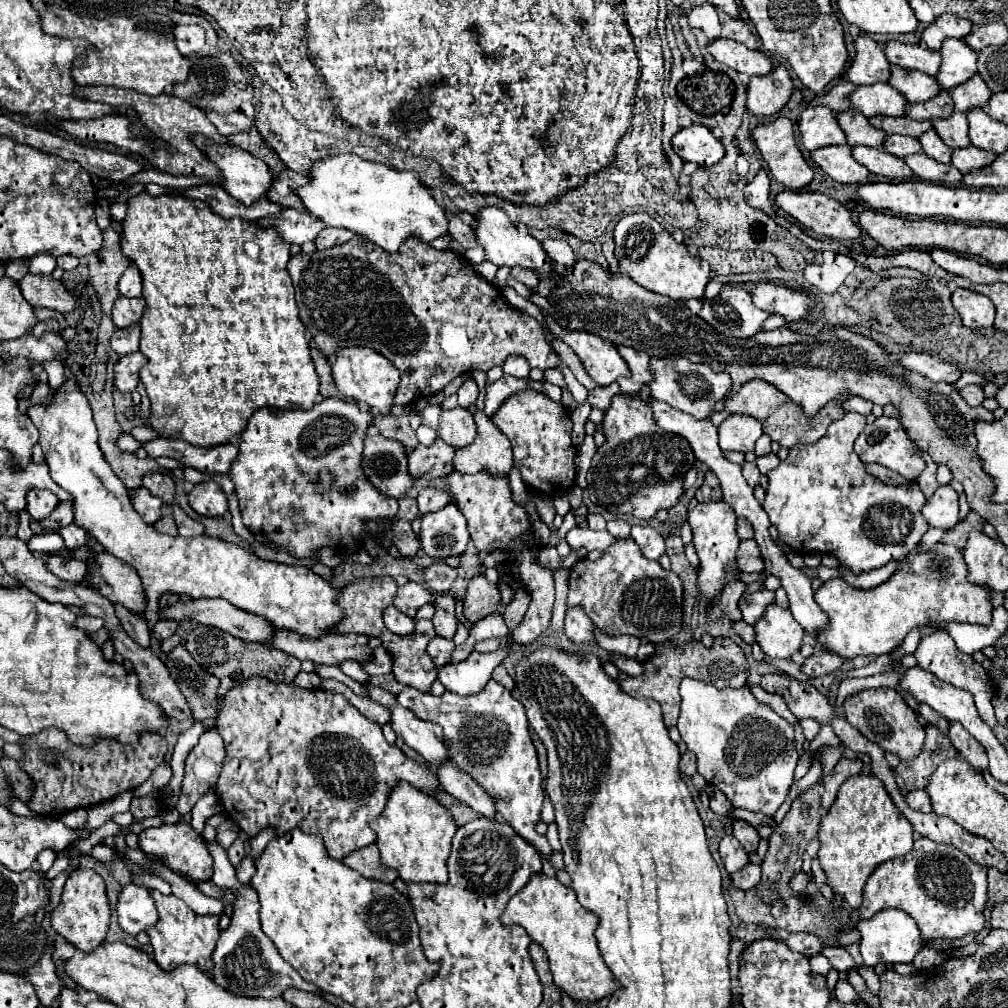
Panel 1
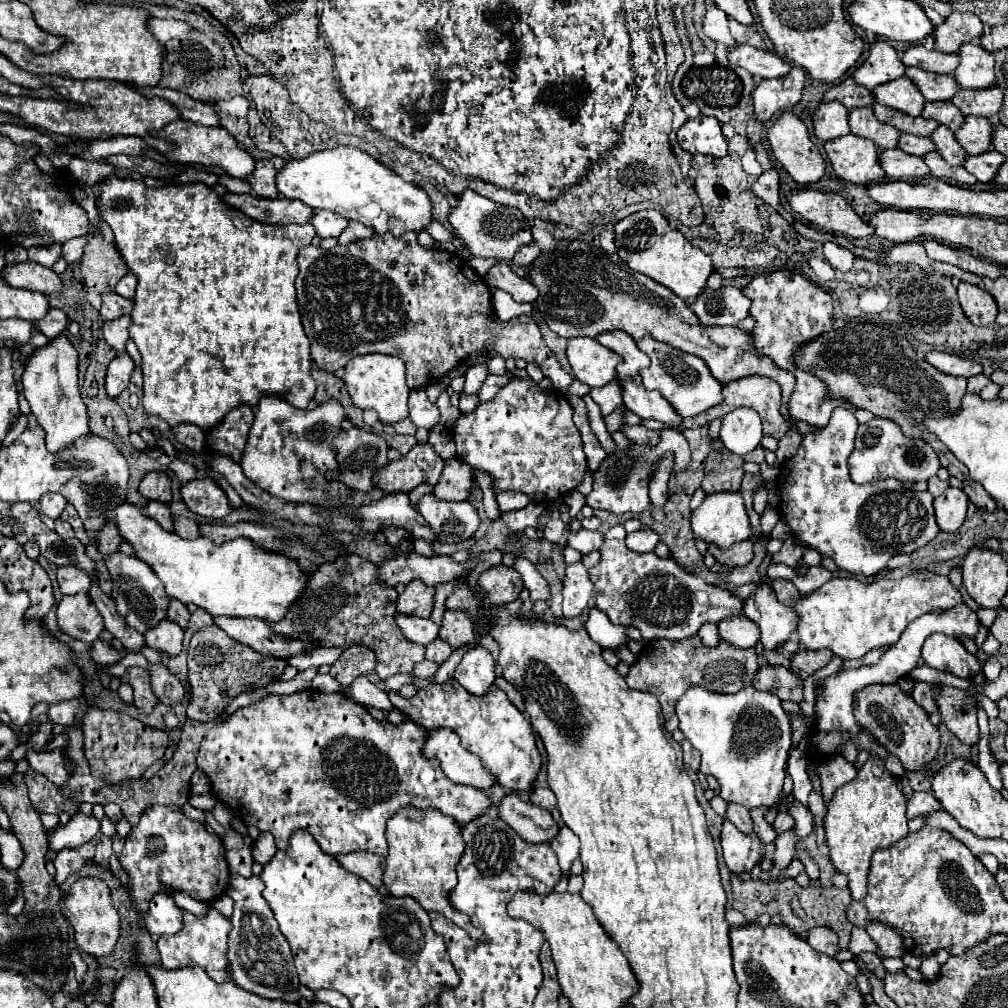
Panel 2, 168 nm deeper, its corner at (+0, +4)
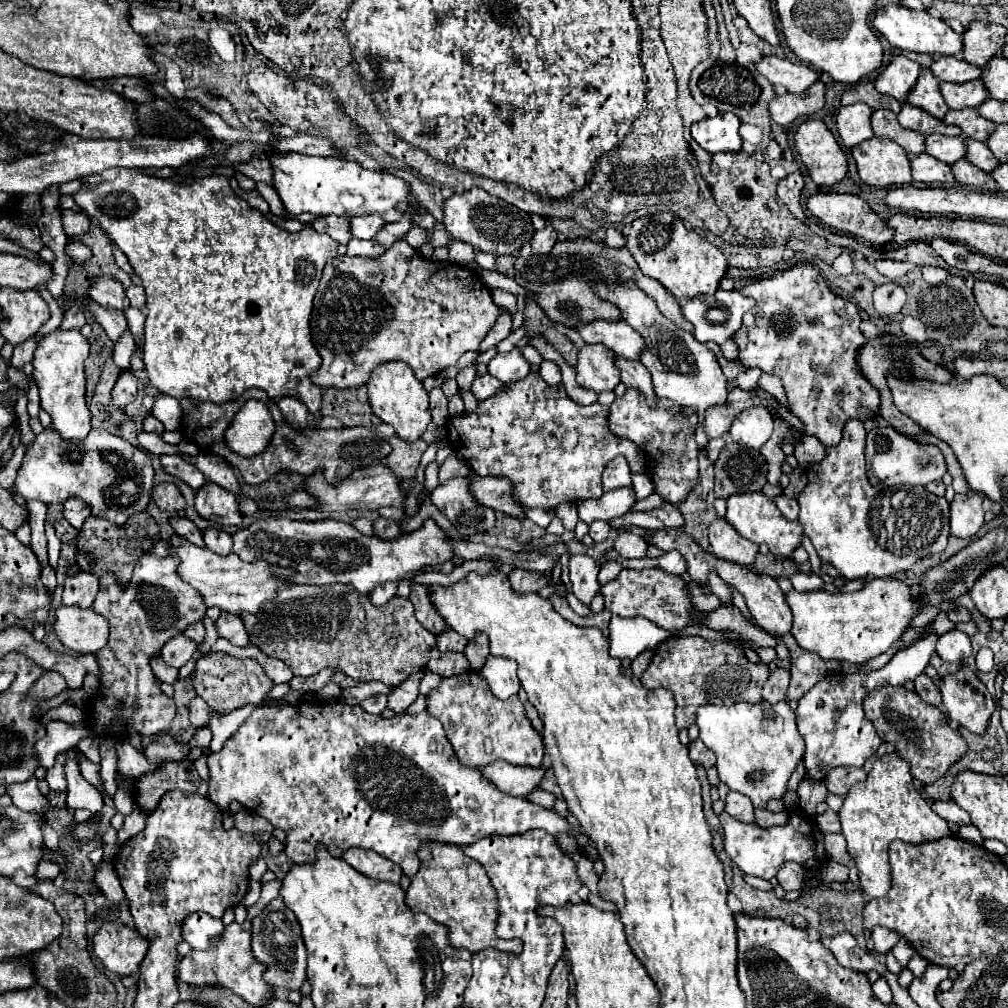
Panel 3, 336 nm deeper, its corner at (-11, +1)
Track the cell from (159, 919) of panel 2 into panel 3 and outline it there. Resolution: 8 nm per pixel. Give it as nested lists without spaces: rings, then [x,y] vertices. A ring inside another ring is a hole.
[[[191,914],[191,918],[183,922],[183,940],[195,950],[209,950],[215,942],[219,942],[223,928],[223,922],[211,918],[209,914]]]

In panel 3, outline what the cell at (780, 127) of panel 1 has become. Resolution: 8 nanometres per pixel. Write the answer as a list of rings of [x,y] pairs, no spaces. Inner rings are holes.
[[[807,120],[795,134],[795,148],[817,186],[833,186],[843,180],[849,162],[823,120]]]

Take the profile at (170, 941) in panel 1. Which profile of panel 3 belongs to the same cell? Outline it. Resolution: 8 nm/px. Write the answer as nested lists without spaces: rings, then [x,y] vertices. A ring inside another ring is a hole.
[[[237,922],[225,926],[223,938],[215,946],[215,950],[197,952],[193,950],[189,956],[185,956],[179,964],[179,980],[187,982],[195,988],[207,988],[207,986],[219,986],[229,988],[235,994],[239,994],[245,1002],[253,1006],[265,1006],[273,998],[273,988],[263,980],[267,966],[263,966],[259,960],[255,960],[251,952],[251,930],[247,926],[241,926]]]

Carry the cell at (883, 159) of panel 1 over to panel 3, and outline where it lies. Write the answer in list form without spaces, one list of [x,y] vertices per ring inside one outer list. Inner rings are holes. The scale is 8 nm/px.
[[[919,154],[911,160],[911,168],[913,168],[913,180],[915,182],[923,182],[923,184],[947,184],[947,186],[953,186],[957,184],[953,172],[951,172],[951,166],[929,156],[929,154]]]

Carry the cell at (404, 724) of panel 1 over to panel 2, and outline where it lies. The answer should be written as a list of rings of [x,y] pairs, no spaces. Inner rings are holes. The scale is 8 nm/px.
[[[446,727],[428,729],[422,753],[428,759],[438,759],[446,777],[452,779],[454,783],[470,785],[476,789],[488,789],[494,785],[492,775],[488,775],[488,771],[484,771],[482,763],[480,763],[480,759],[476,759],[476,755],[472,755],[472,753],[464,751],[464,747],[460,747],[460,739],[456,737],[456,733],[452,729],[446,729]]]

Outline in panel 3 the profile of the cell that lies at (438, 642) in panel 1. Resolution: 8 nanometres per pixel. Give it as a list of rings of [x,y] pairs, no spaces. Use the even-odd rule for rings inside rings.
[[[445,652],[441,658],[427,662],[427,670],[439,674],[439,676],[455,676],[463,674],[469,670],[469,662],[465,654],[455,654],[455,652]]]

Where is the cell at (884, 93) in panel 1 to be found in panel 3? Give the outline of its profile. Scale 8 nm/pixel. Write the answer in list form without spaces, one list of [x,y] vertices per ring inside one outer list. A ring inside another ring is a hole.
[[[921,70],[917,86],[915,86],[915,90],[911,90],[907,102],[927,110],[935,118],[943,118],[949,110],[943,100],[943,94],[939,90],[939,80],[933,76],[931,70]]]

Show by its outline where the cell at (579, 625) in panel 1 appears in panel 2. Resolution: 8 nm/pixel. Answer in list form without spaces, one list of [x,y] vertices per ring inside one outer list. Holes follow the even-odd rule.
[[[574,563],[566,567],[566,577],[564,577],[564,603],[562,603],[562,611],[566,619],[574,619],[578,617],[590,597],[592,597],[592,581],[588,579],[588,571],[582,563]]]

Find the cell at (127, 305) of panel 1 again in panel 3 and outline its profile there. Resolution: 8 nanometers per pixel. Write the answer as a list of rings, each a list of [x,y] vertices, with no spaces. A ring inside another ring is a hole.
[[[95,276],[91,280],[91,288],[89,288],[89,296],[99,302],[101,306],[111,306],[115,310],[125,310],[129,306],[127,296],[123,286],[117,282],[117,278],[113,276]]]

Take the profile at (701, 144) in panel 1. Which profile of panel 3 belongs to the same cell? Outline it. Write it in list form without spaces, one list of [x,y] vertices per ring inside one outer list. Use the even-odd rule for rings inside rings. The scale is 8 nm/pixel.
[[[733,112],[717,114],[715,118],[705,118],[691,126],[693,138],[699,142],[701,148],[707,152],[737,152],[741,150],[741,136],[739,136],[741,120]]]

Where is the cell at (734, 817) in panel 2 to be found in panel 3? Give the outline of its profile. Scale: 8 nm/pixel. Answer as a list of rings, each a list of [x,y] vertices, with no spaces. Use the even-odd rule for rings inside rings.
[[[729,792],[725,798],[725,812],[731,814],[733,818],[741,820],[741,822],[753,822],[753,804],[745,794],[737,794],[737,792]]]

